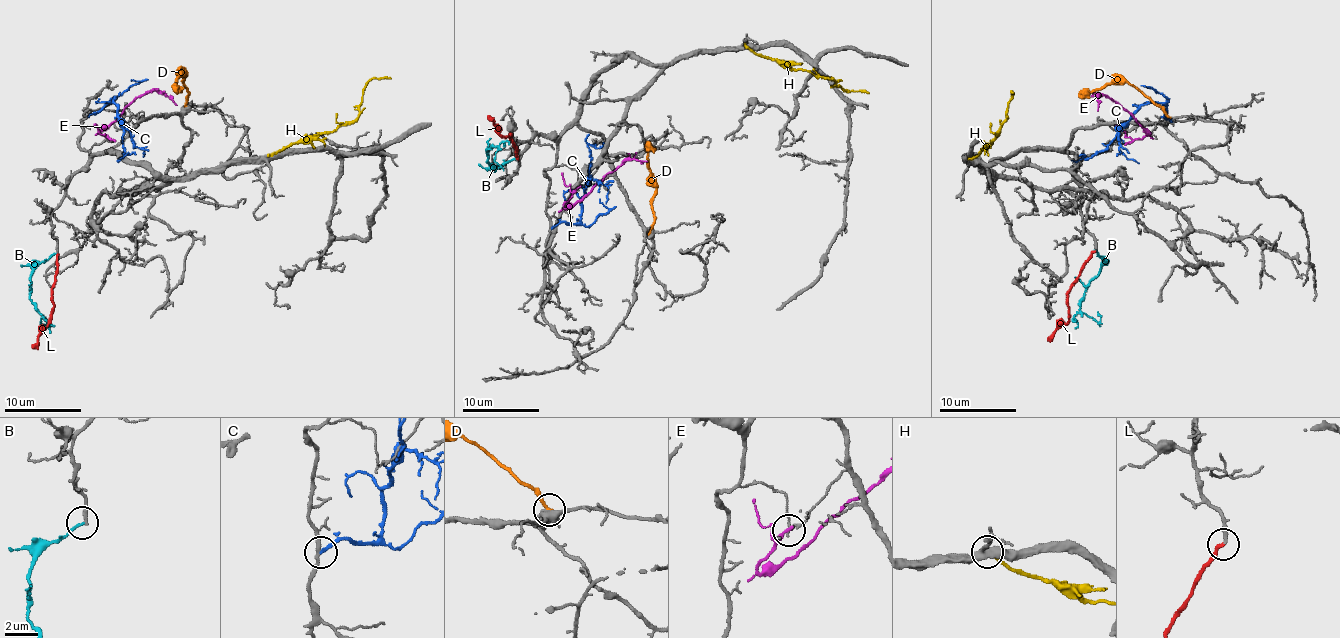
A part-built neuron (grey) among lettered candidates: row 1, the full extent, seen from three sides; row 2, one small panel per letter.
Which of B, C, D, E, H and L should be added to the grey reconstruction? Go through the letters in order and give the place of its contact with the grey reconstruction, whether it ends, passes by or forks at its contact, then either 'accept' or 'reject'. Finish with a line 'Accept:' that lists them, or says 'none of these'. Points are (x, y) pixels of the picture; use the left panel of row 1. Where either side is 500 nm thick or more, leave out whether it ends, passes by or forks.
B: meets grey at (56, 253); it ends there; reject
C: meets grey at (88, 116); it ends there; reject
D: meets grey at (185, 106); it ends there; reject
E: meets grey at (113, 140); it ends there; reject
H: meets grey at (269, 155); it ends there; reject
L: meets grey at (58, 254); it ends there; accept
Accept: L

